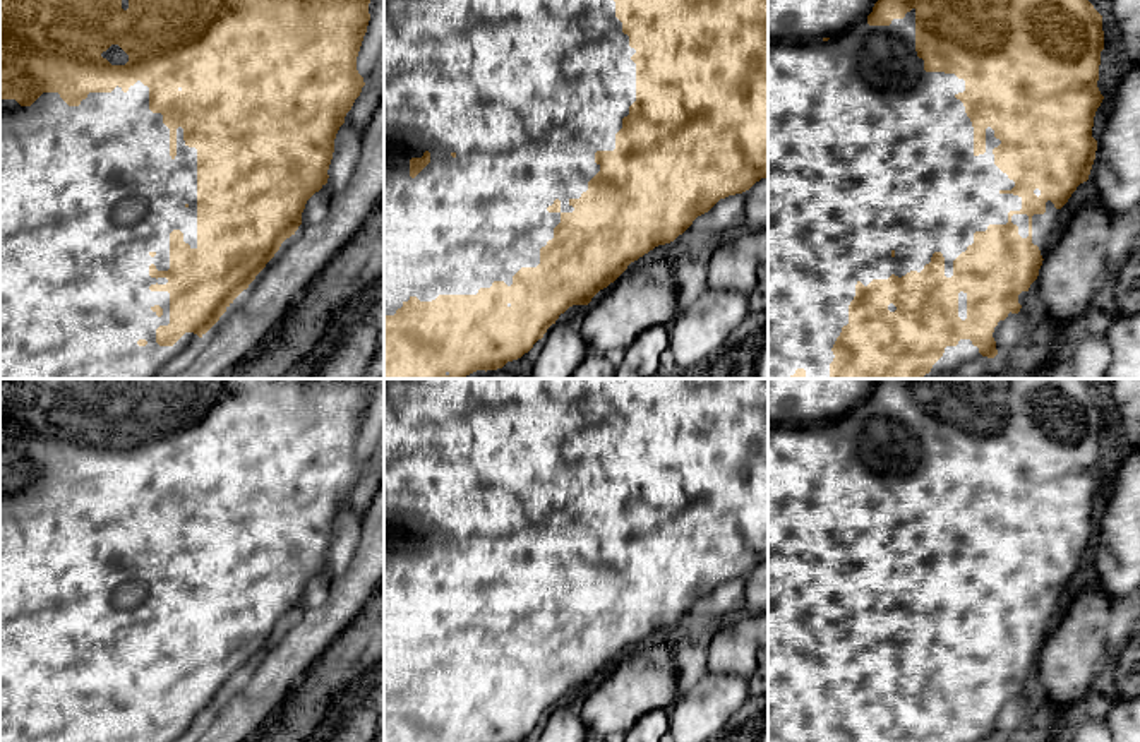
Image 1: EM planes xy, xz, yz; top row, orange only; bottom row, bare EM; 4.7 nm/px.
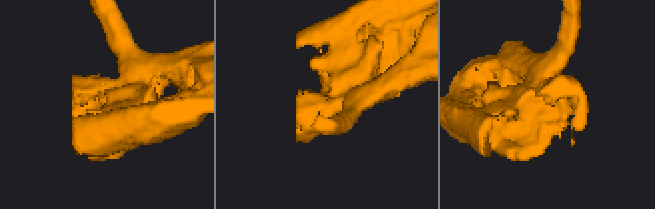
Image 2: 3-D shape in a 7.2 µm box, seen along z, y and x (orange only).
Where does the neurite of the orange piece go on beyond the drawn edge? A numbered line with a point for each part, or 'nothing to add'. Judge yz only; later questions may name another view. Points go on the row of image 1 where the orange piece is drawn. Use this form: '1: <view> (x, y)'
1: yz (868, 153)

